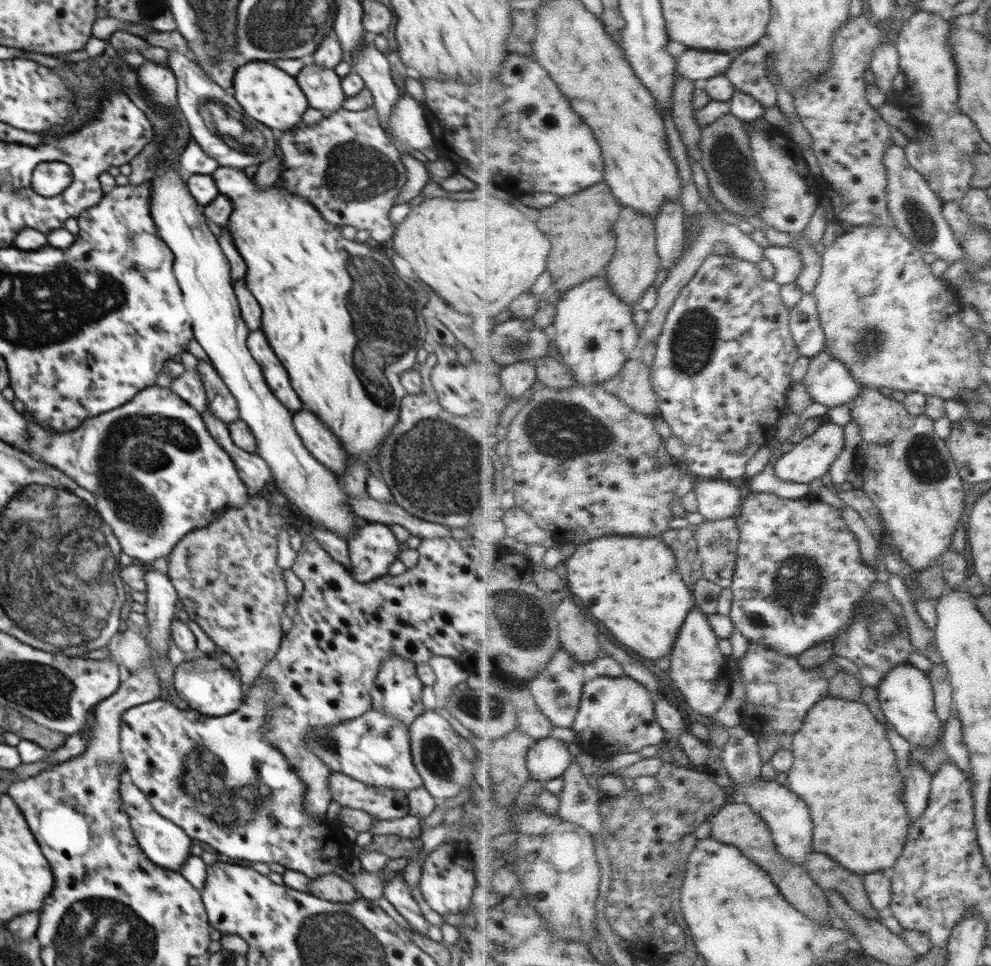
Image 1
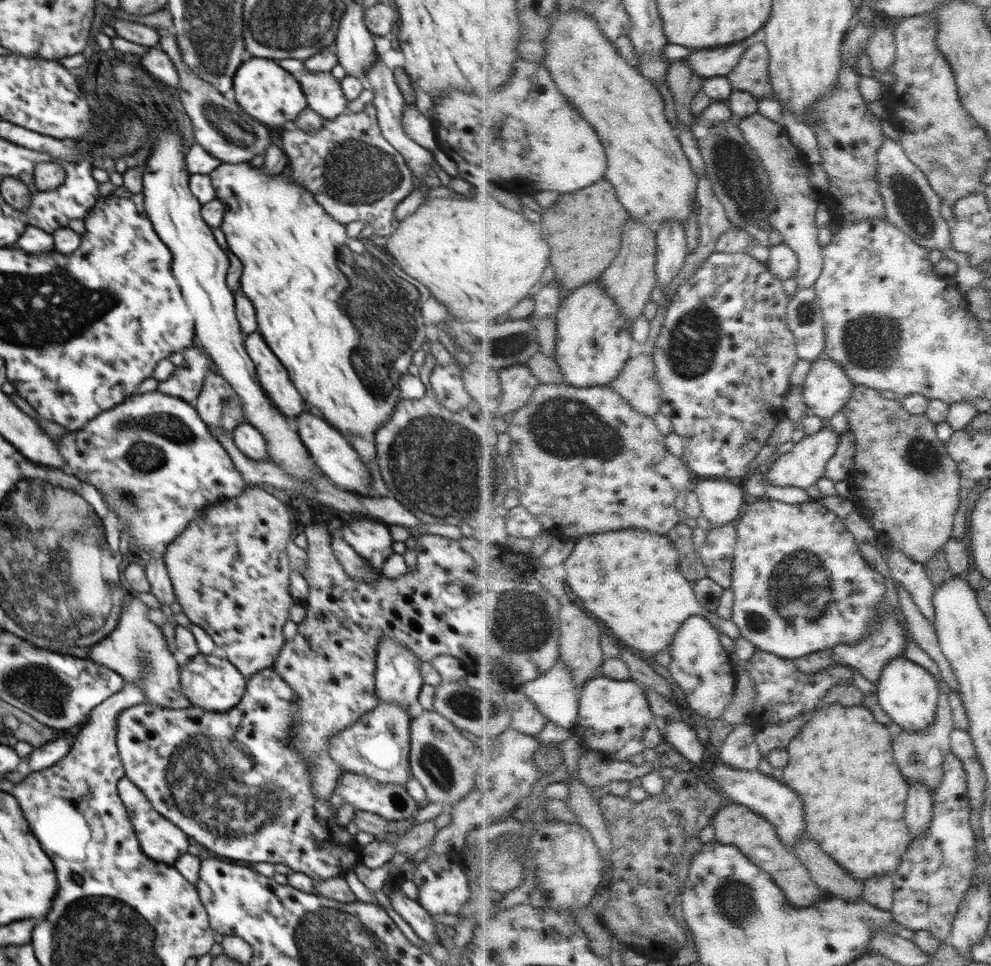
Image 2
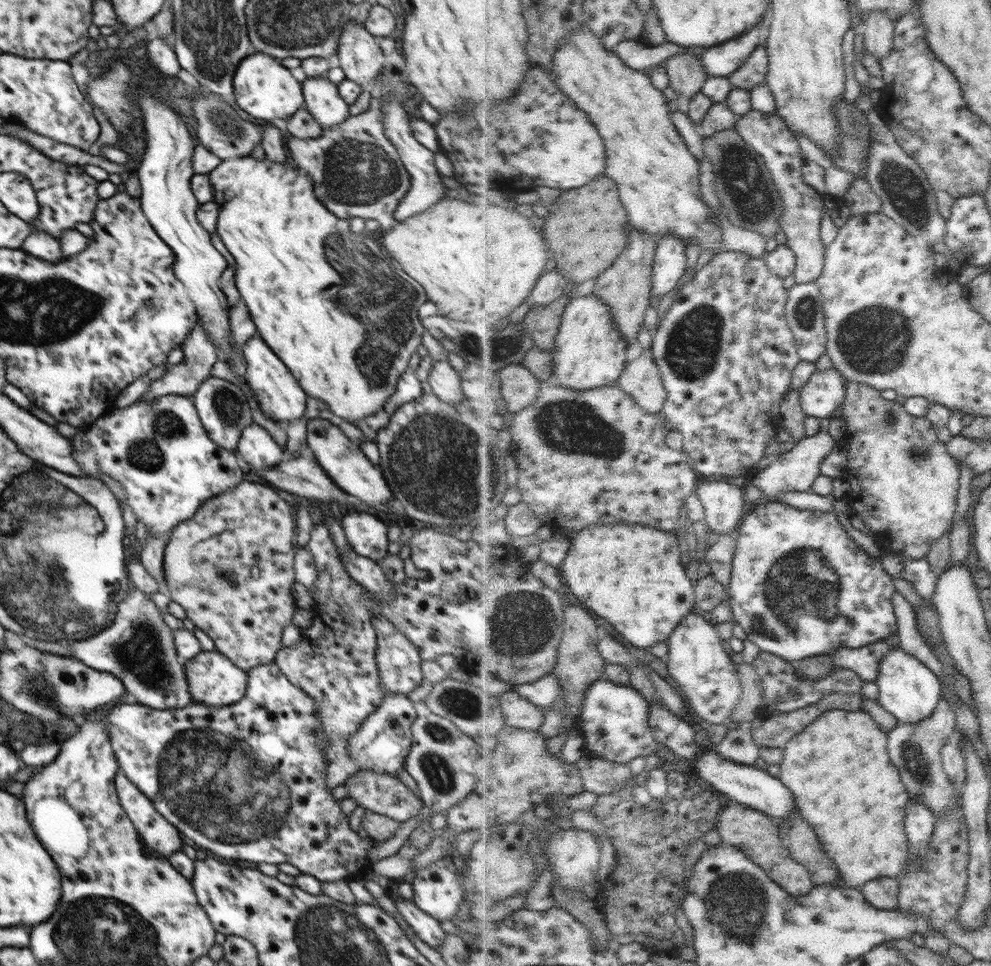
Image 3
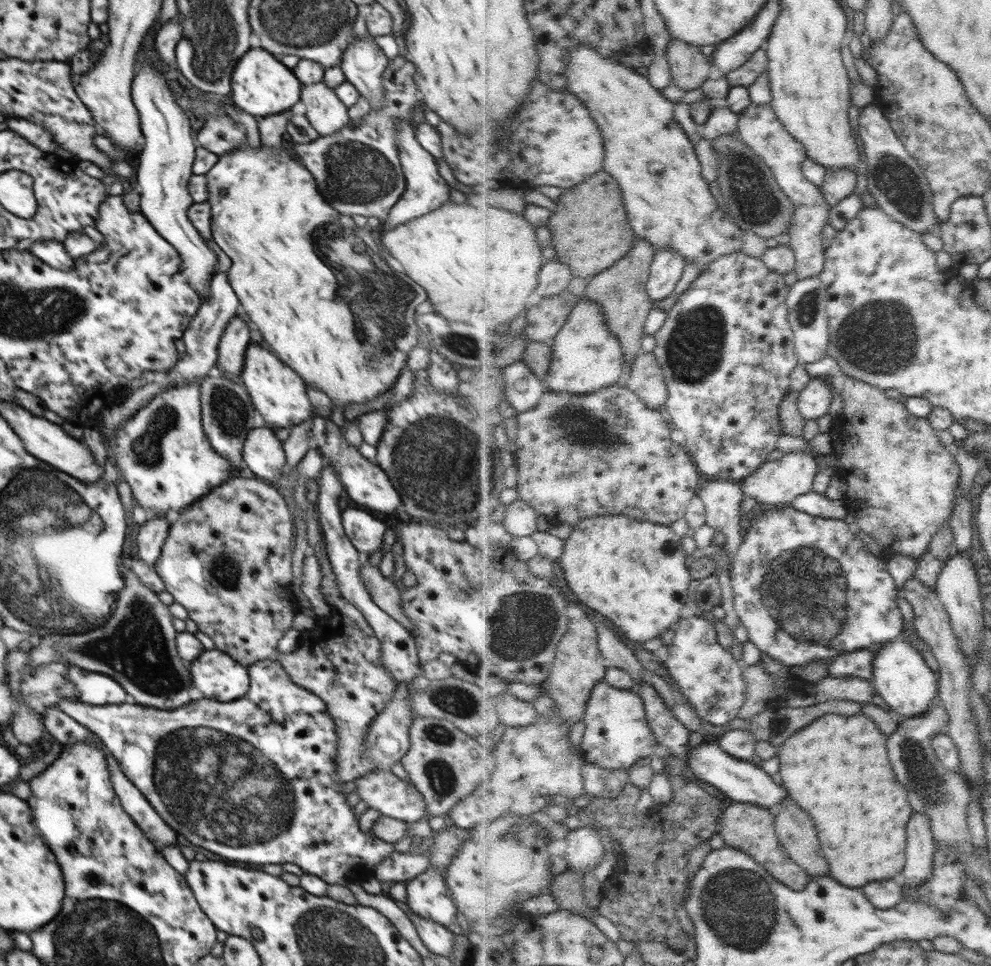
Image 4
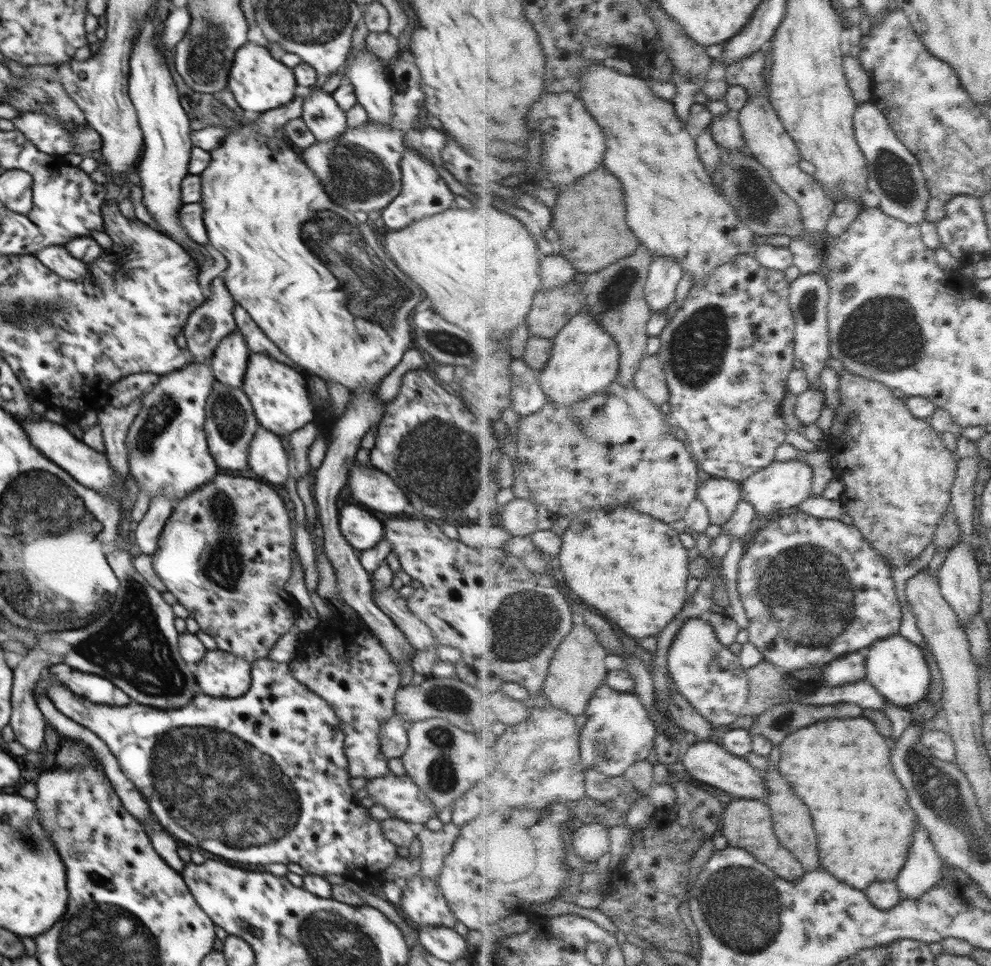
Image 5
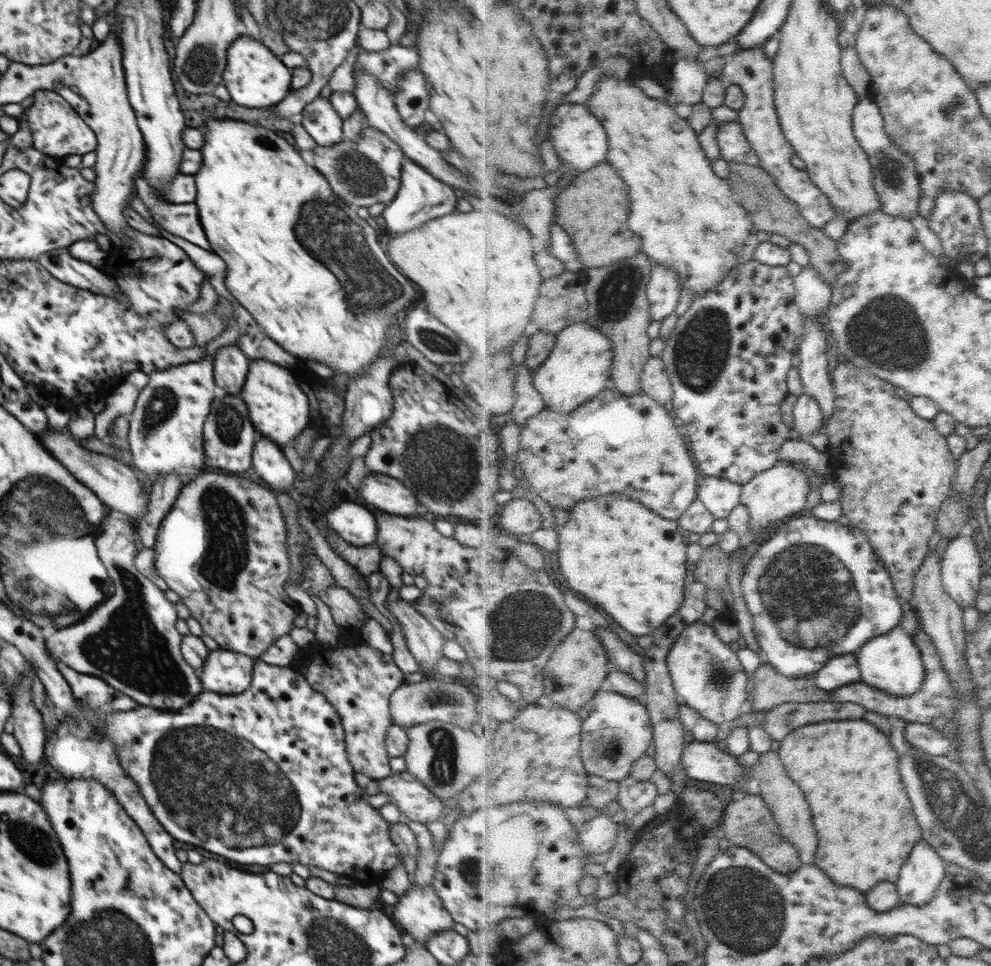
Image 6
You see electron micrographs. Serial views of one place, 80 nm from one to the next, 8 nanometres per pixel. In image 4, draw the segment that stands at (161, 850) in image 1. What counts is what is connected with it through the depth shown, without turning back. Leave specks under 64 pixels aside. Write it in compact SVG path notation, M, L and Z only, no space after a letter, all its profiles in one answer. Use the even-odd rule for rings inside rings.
M107 750L110 780L116 796L130 818L143 830L144 835L158 847L170 847L176 844L176 831L168 826L156 812L149 800L134 786L124 774L118 761Z

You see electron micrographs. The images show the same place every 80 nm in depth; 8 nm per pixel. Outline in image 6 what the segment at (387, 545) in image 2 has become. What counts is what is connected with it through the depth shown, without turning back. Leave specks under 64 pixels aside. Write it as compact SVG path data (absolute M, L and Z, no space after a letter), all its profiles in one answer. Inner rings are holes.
M352 502L341 503L340 506L330 509L327 513L329 529L334 530L339 538L358 547L368 547L376 540L377 522L375 516L368 509Z

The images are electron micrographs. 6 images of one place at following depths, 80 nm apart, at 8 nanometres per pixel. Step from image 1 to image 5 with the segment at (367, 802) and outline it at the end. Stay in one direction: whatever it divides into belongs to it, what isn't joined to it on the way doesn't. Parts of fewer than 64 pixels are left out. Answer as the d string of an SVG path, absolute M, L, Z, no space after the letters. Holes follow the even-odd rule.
M392 772L388 774L367 779L365 785L368 796L372 798L376 805L384 806L393 816L406 822L425 823L430 818L443 816L435 811L432 801L420 790L420 787L407 775L397 776Z

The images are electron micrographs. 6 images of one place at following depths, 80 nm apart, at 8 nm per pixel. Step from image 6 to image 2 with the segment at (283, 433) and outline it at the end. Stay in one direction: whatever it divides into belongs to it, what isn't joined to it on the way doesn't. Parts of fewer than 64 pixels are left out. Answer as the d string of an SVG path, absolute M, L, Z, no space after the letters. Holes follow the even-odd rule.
M256 330L245 337L244 344L248 356L254 362L258 382L272 406L276 406L288 420L305 412L306 403L302 395L292 384L286 368L272 353L264 337Z

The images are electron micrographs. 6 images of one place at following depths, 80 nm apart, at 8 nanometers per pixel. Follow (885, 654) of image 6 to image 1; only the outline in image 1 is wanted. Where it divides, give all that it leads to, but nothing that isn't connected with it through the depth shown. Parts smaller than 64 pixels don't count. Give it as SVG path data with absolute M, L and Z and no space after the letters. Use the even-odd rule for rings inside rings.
M910 663L902 664L898 668L891 669L879 689L883 711L897 732L907 739L912 747L933 748L943 732L941 720L935 710L935 691L932 690L927 673Z

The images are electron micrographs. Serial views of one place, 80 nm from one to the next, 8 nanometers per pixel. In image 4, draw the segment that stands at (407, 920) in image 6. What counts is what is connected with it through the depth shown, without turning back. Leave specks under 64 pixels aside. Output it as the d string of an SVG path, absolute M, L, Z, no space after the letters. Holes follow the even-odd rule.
M428 868L423 874L405 882L407 888L407 903L403 907L409 909L412 914L418 914L422 918L433 920L441 925L449 926L454 922L460 922L451 892L444 882L445 868Z

